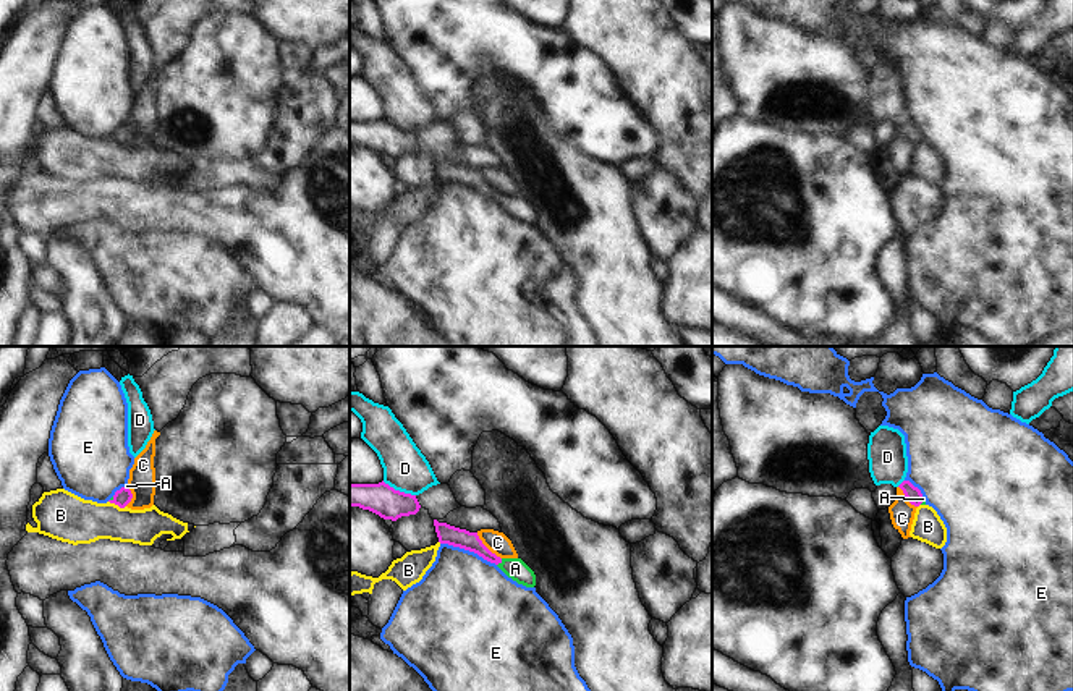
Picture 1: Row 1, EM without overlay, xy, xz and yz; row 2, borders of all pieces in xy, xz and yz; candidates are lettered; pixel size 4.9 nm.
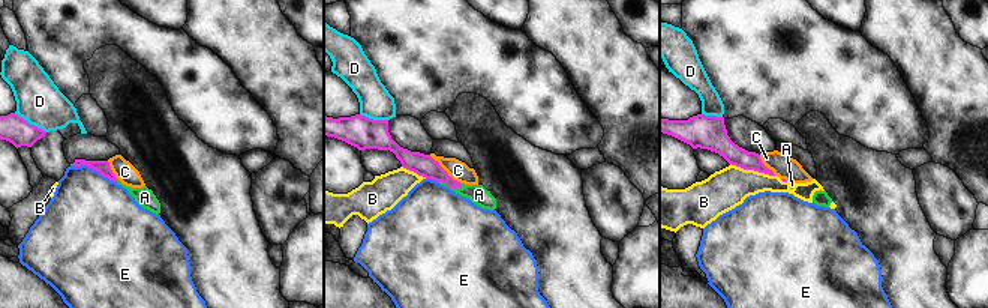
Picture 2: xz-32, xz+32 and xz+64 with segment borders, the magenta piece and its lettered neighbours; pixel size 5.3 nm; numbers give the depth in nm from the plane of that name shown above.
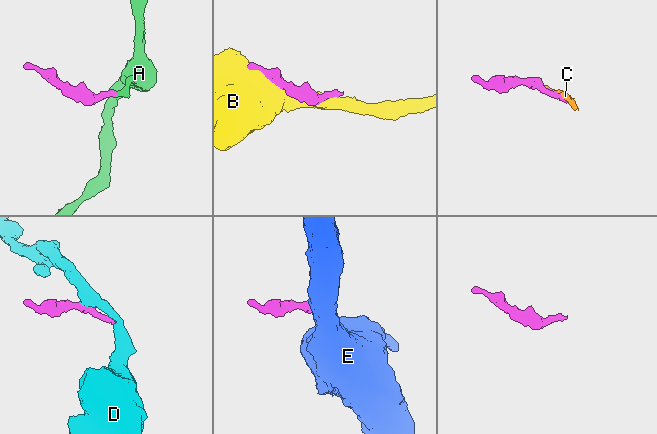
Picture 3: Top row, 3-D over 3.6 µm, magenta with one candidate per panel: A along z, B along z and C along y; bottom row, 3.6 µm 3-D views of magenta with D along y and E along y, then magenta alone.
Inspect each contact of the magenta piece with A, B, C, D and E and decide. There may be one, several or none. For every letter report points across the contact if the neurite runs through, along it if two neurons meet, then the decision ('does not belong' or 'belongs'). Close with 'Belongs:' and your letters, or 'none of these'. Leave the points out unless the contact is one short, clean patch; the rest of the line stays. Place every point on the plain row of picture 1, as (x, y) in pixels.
A: way xz (458, 175), (473, 180), (500, 199), (515, 206); belongs
B: does not belong
C: does not belong
D: border xz (382, 118), (415, 133); does not belong
E: border xz (441, 180), (473, 188), (496, 203); does not belong
Belongs: A

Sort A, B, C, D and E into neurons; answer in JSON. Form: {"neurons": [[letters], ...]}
{"neurons": [["A"], ["B"], ["C"], ["D"], ["E"]]}

